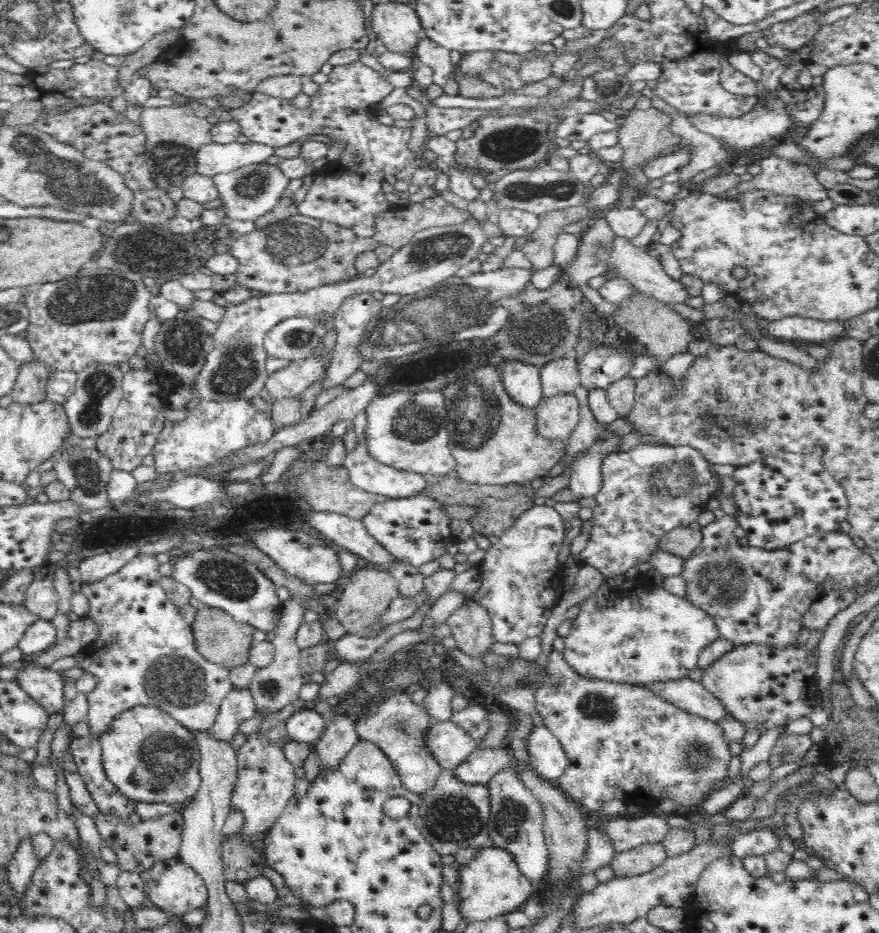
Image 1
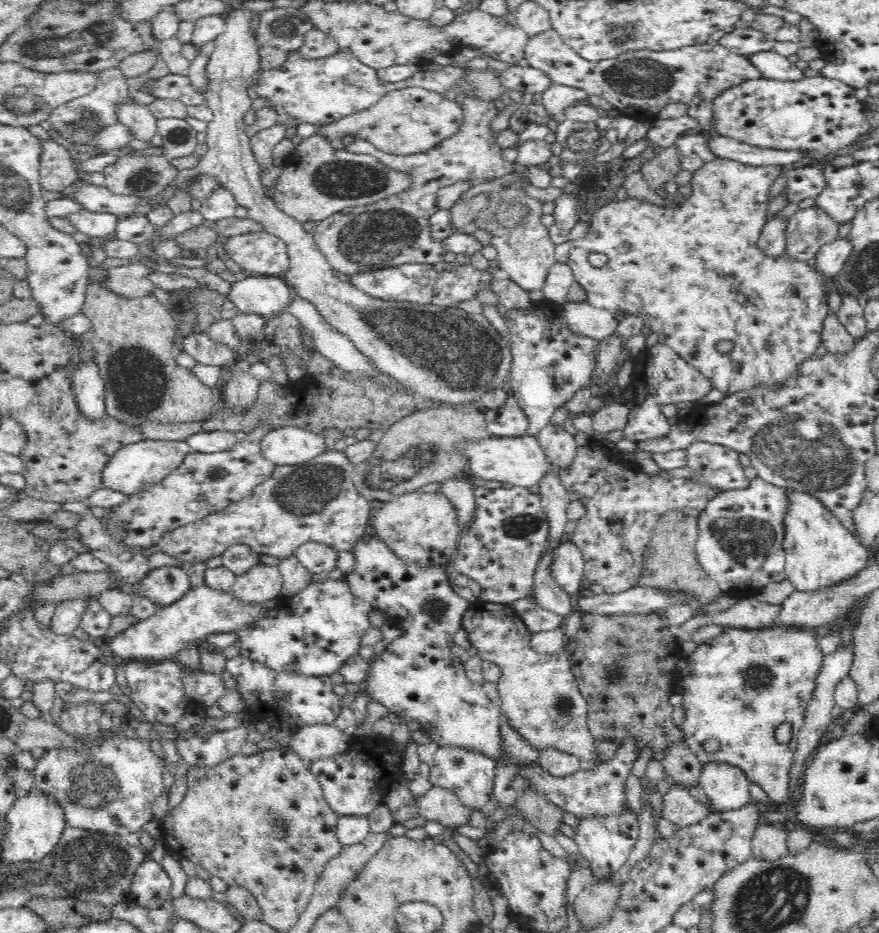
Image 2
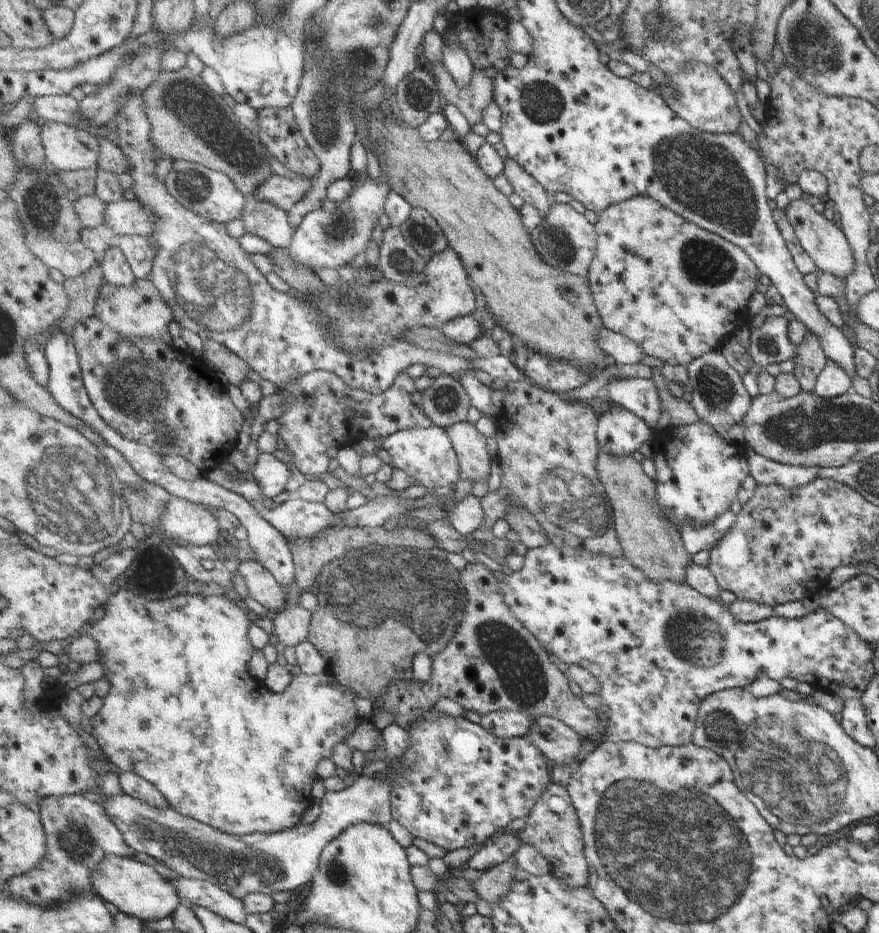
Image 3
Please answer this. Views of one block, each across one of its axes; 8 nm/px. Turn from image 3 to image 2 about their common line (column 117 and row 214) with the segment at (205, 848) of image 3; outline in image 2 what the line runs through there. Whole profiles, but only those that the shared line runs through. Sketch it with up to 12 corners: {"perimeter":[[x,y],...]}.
{"perimeter":[[815,206],[787,220],[786,251],[808,262],[837,240],[839,224]]}

